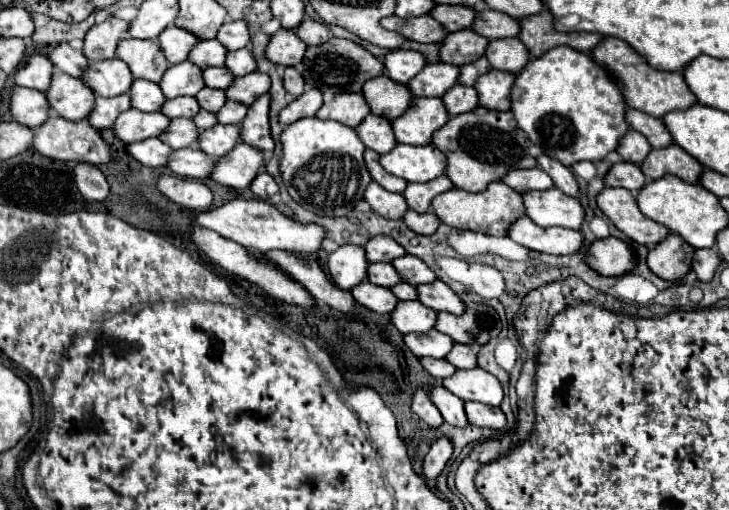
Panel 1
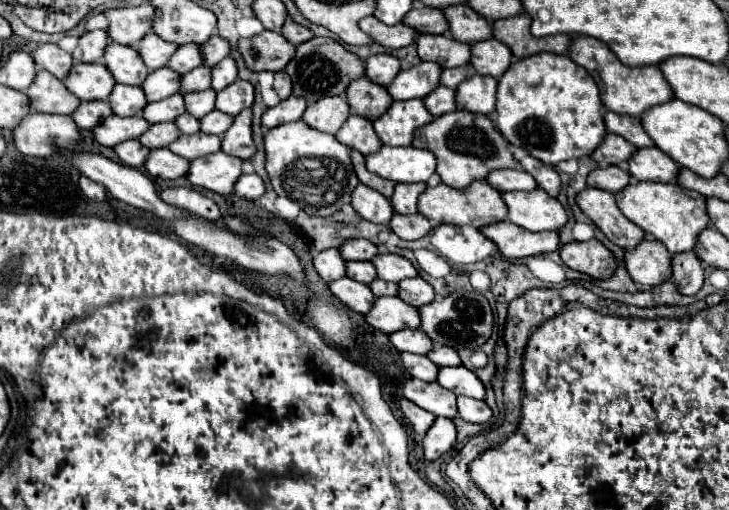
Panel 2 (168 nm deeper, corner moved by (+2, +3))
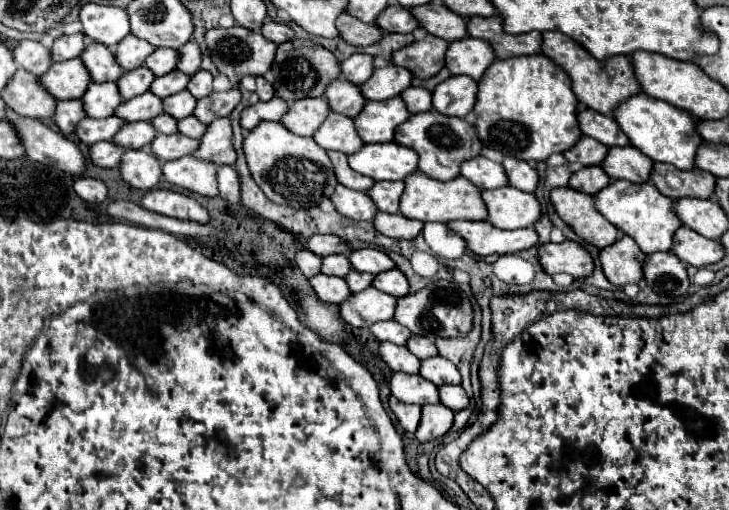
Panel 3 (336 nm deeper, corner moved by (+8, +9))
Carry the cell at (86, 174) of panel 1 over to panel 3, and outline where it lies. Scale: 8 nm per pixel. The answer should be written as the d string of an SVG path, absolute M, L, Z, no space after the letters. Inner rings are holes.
M93 177L75 179L73 189L75 189L75 193L77 193L81 199L85 199L85 201L89 201L89 203L103 203L105 197L107 197L107 189L105 189L103 181L93 179Z

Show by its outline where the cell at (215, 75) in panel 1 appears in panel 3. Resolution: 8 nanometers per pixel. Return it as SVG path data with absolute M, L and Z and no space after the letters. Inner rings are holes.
M175 69L175 71L171 71L171 73L163 75L163 77L157 77L153 81L153 85L151 85L151 93L165 99L165 97L169 97L173 93L179 93L179 91L187 89L189 79L191 77L187 77L187 73L179 73L179 69Z

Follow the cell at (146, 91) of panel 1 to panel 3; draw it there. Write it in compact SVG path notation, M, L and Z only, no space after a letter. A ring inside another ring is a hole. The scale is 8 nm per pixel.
M91 83L81 99L85 105L87 117L95 117L95 119L111 117L117 105L123 103L123 97L119 97L117 83L99 83L99 85Z

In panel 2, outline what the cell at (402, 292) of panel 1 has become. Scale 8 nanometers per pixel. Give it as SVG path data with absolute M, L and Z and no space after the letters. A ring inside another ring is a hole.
M375 279L373 283L369 283L369 289L375 297L397 295L397 283L387 283L387 281L381 281L381 279Z

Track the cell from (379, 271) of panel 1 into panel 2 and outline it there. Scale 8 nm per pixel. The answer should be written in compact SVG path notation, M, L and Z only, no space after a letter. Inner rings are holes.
M349 261L349 263L345 263L345 269L347 269L349 279L355 279L365 285L369 285L373 279L377 279L377 273L373 271L373 265L369 261Z

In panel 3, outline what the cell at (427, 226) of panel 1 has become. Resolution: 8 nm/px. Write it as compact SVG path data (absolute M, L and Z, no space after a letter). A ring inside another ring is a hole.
M379 211L375 215L375 221L373 221L375 229L387 237L393 237L393 239L415 239L421 229L423 229L423 221L411 221L409 217L403 217L401 213L383 213Z

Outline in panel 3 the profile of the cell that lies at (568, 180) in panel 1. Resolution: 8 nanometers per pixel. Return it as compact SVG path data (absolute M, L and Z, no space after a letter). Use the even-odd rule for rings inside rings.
M505 157L503 167L505 167L505 173L513 187L517 187L521 191L529 191L529 193L533 193L537 189L539 173L527 161L519 161L517 157Z

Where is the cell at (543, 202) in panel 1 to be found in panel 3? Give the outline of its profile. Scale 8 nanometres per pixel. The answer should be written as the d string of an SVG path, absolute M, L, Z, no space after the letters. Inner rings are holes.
M499 187L483 191L487 205L487 221L499 229L533 227L541 219L541 203L533 193L523 193L515 187Z

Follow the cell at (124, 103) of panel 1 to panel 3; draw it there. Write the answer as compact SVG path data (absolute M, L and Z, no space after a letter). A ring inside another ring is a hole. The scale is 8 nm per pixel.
M71 99L71 101L59 101L57 103L55 123L59 125L61 133L65 133L65 135L71 133L83 117L87 117L87 113L83 113L83 101L81 99Z

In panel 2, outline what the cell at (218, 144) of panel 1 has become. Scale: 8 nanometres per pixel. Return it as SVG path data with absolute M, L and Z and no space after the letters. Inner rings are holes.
M201 133L179 135L167 149L173 151L175 155L187 159L187 161L193 161L197 157L217 153L221 149L221 137L217 137L217 135L201 135Z

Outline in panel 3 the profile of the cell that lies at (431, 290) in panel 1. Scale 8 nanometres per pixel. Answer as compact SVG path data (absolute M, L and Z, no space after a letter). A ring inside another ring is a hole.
M391 269L385 273L379 273L373 281L373 287L377 287L379 291L389 289L387 293L393 297L405 297L409 295L409 281L407 277L399 271L399 269Z

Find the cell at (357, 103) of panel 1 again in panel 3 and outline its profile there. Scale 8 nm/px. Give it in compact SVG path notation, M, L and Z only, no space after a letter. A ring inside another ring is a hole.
M325 97L299 99L293 103L293 107L289 107L289 111L283 115L281 123L291 133L311 137L315 133L315 129L319 129L319 125L327 119L329 111L331 111L331 107L327 105Z

